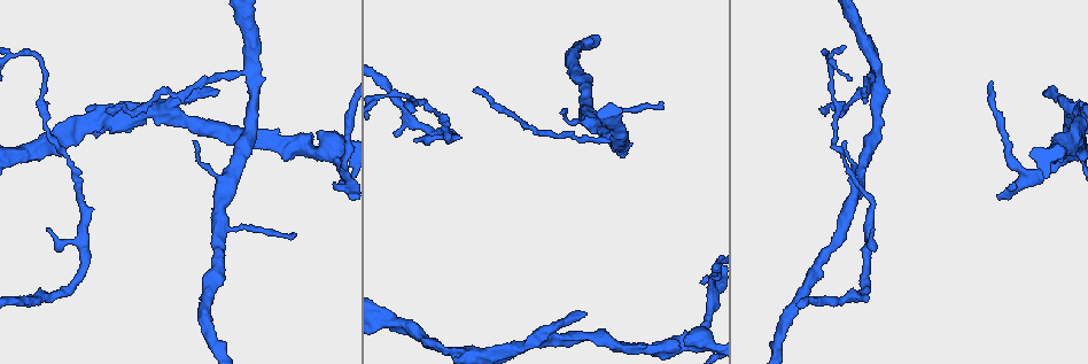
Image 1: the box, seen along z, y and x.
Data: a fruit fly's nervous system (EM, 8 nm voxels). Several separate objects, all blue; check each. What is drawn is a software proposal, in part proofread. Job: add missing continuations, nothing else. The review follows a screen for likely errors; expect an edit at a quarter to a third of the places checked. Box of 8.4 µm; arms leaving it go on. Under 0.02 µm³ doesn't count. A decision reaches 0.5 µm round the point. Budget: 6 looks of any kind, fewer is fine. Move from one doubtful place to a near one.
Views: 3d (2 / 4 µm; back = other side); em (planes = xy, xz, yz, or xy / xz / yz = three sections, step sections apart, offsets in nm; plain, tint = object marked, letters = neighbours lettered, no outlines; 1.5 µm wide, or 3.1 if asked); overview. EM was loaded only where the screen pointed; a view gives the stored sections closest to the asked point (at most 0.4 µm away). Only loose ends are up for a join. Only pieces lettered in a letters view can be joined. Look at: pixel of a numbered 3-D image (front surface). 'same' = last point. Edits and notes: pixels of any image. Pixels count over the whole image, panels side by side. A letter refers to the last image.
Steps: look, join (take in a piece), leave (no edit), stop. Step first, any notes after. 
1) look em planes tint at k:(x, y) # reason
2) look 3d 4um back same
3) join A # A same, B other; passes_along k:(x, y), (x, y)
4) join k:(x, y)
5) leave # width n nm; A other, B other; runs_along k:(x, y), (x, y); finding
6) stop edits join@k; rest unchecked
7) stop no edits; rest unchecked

look 3d 4um back at 1:(585, 313) # branch stops here

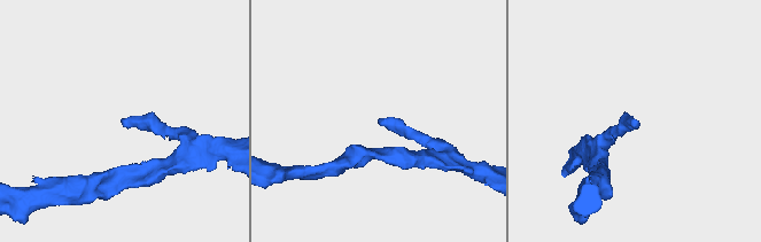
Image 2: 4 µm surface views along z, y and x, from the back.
look em planes plain at 2:(380, 120)

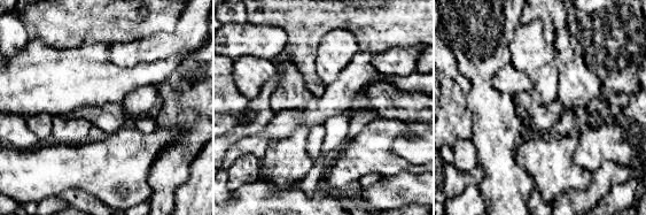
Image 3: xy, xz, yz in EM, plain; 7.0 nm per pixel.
look em planes letters same

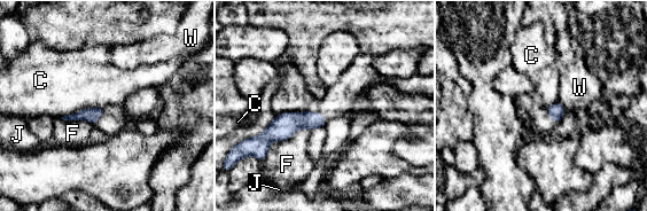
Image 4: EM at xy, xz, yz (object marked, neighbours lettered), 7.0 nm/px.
leave # longest_contact F 400 nm; C other, F other, J other, W other; runs_along 4:(322, 122), (289, 122), (262, 142); none of them fits

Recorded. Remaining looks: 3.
look em planes tint at 1:(106, 113) # thin end

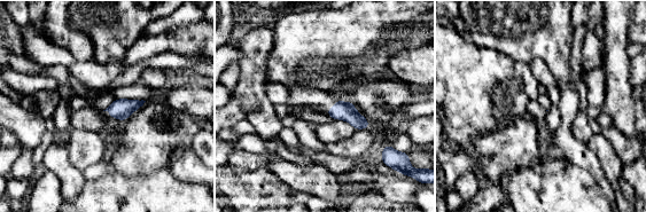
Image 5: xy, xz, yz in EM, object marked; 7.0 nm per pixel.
look em planes letters same # see the neighbours

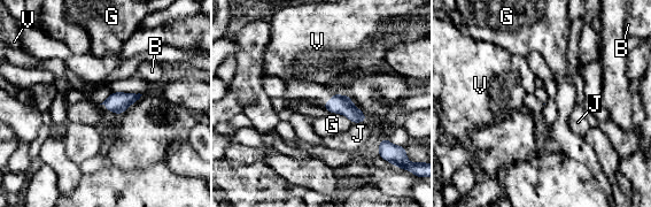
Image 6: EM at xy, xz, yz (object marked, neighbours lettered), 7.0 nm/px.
leave # B other, G other, J other, V other; border 6:(330, 113), (341, 113), (353, 122); no lettered piece goes on from it

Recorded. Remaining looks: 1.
look em xy step 4 letters at 1:(31, 295)

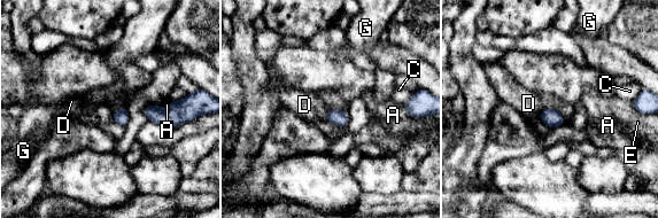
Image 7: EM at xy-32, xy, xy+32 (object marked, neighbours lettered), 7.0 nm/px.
leave # width 110 nm; A other, C other, D other, E other, G other; border 7:(544, 108), (537, 117); no lettered piece goes on from it

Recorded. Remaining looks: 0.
stop no edits; rest unchecked

